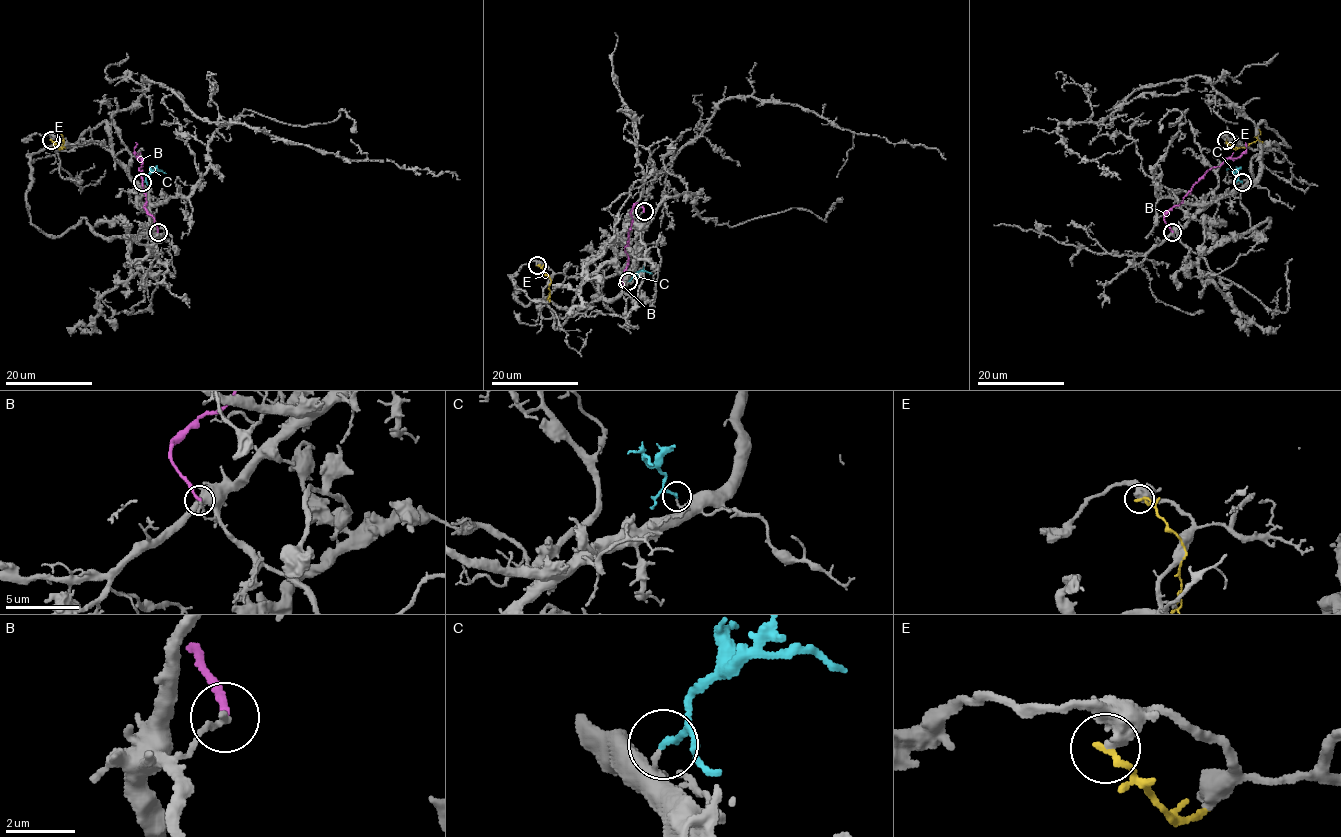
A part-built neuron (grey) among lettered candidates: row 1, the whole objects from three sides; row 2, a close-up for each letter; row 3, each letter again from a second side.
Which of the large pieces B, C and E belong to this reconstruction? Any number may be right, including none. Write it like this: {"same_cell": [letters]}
{"same_cell": ["C"]}

